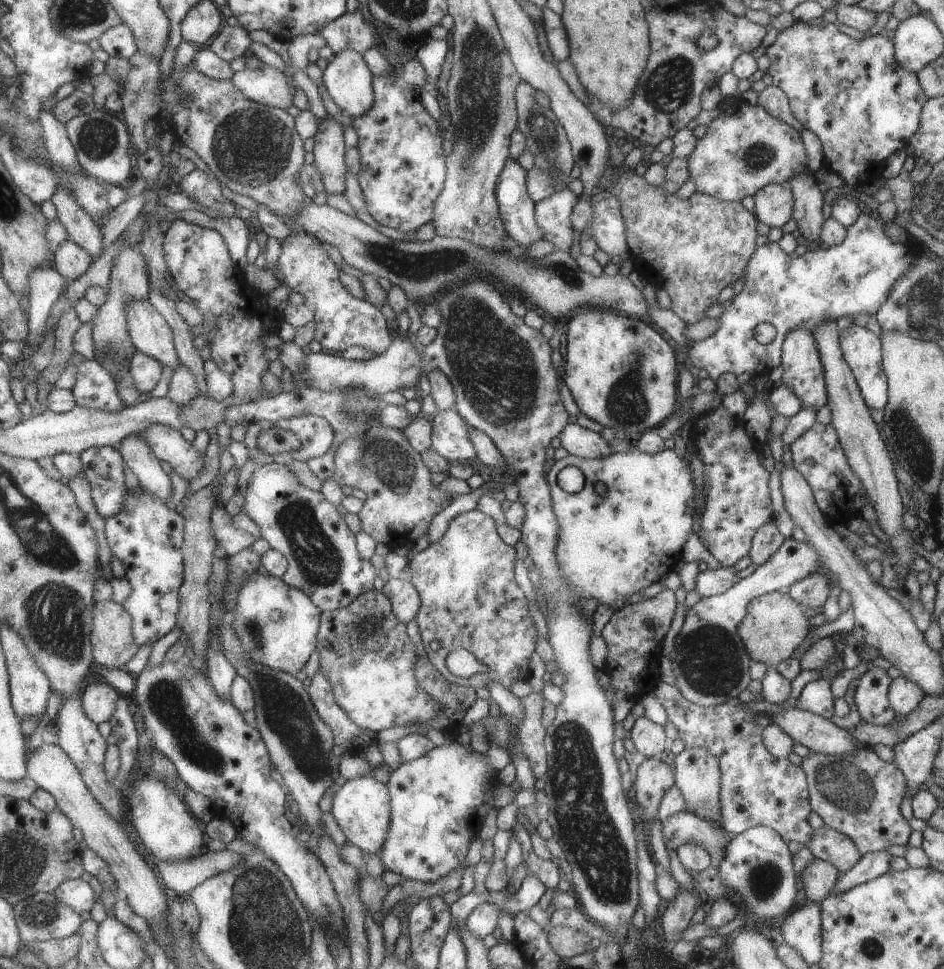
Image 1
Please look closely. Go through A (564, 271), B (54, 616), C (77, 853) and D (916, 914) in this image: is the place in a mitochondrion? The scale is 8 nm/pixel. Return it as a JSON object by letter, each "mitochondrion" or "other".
{"A":"mitochondrion","B":"mitochondrion","C":"other","D":"other"}

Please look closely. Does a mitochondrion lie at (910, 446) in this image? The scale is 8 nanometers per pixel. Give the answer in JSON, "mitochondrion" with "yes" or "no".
{"mitochondrion":"yes"}

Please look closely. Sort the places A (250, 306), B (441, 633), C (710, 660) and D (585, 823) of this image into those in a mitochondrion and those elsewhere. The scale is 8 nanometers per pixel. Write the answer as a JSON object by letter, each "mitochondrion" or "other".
{"A":"other","B":"other","C":"mitochondrion","D":"mitochondrion"}

